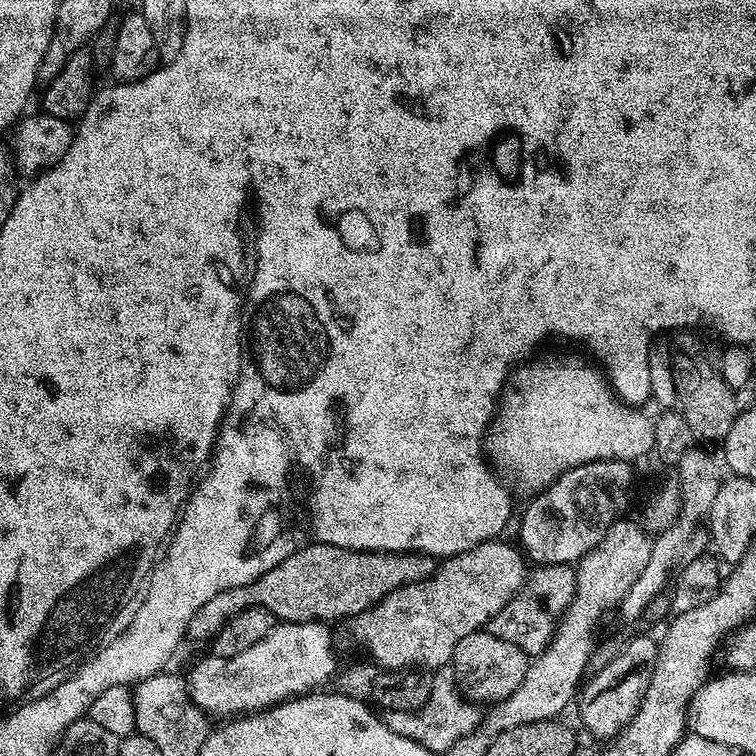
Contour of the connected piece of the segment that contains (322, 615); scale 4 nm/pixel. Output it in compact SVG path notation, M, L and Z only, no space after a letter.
M306 544L254 582L222 590L210 602L198 606L186 629L187 639L207 641L215 636L227 617L244 608L264 608L277 621L290 624L333 622L346 614L356 616L374 608L384 596L404 584L400 576L392 576L388 560L380 560L382 555L382 552L355 552L329 544Z

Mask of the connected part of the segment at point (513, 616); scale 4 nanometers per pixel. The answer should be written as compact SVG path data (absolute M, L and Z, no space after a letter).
M541 565L538 571L544 576L560 576L556 580L556 590L548 590L552 586L551 582L532 574L526 582L527 586L530 587L526 598L517 596L509 601L484 626L485 631L494 634L498 638L502 638L502 640L510 641L510 643L518 646L529 656L540 655L549 645L554 631L556 631L557 623L565 615L567 606L572 601L573 594L569 577L567 580L566 577L562 576L565 572L568 572L565 565Z

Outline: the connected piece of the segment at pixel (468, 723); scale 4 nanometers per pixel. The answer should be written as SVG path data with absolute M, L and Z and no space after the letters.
M445 666L431 673L432 695L421 708L414 712L406 710L394 710L388 712L386 723L394 734L402 734L402 738L410 738L418 742L429 753L445 753L451 748L454 742L458 742L464 736L469 736L471 732L477 731L482 724L482 715L475 703L467 699L462 691L461 685L456 682L456 673L451 667Z

